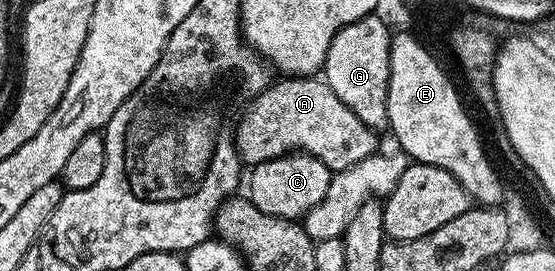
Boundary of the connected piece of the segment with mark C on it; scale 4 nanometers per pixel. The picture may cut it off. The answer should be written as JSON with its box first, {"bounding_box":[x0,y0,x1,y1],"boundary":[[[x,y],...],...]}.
{"bounding_box":[249,152,332,220],"boundary":[[[292,152],[281,158],[263,162],[250,171],[251,191],[249,197],[254,206],[269,216],[299,220],[307,211],[321,202],[329,192],[332,171],[312,154]]]}

